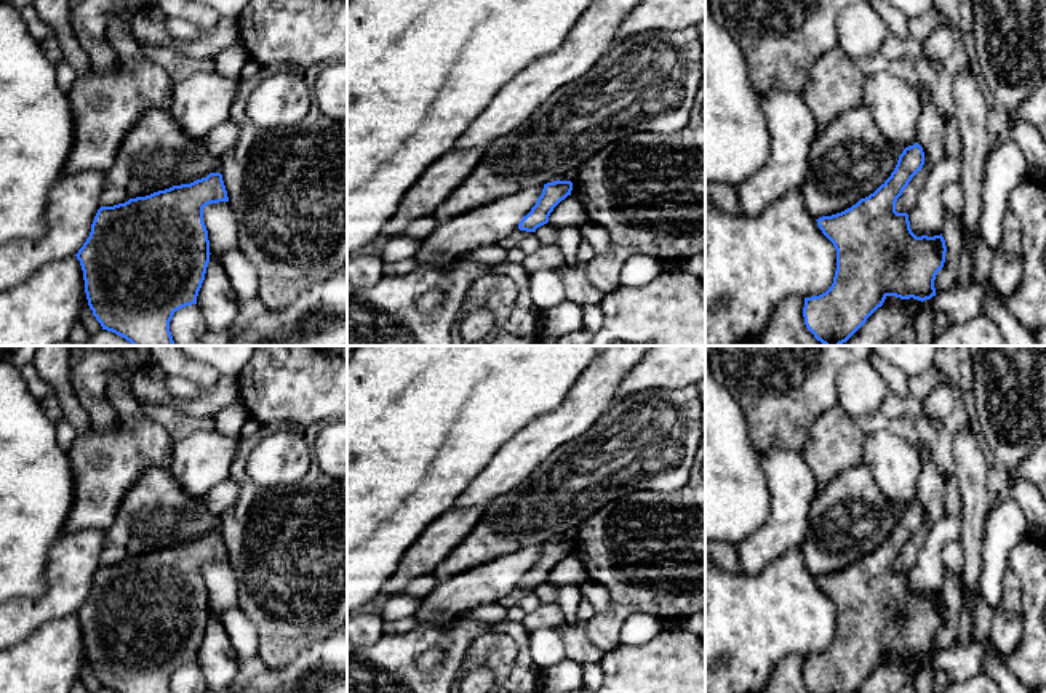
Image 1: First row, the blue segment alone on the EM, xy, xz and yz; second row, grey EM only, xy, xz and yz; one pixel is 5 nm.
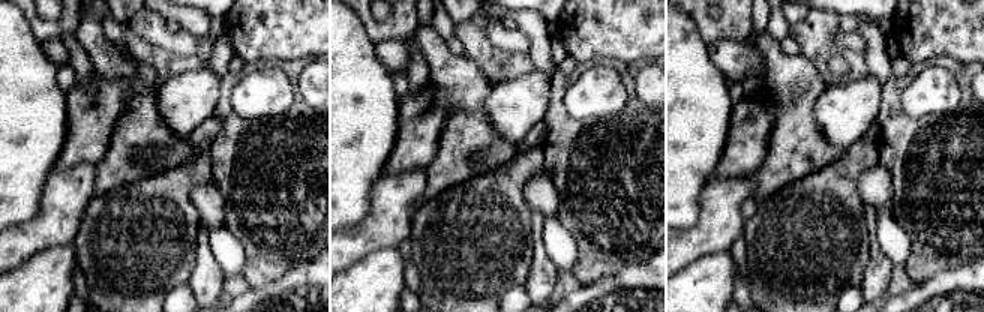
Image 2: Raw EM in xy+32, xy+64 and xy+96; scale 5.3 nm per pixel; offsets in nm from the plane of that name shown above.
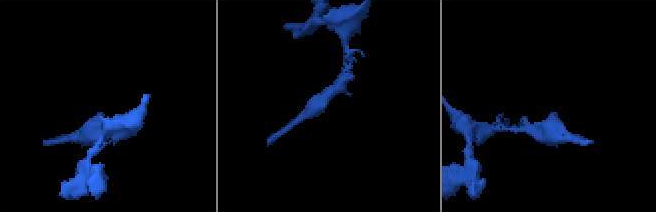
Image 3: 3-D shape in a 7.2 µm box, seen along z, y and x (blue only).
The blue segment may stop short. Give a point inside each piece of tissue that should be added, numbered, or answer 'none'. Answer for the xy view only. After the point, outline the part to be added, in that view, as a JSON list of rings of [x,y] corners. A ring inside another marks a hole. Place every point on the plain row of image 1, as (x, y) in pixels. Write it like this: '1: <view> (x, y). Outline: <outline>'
none

